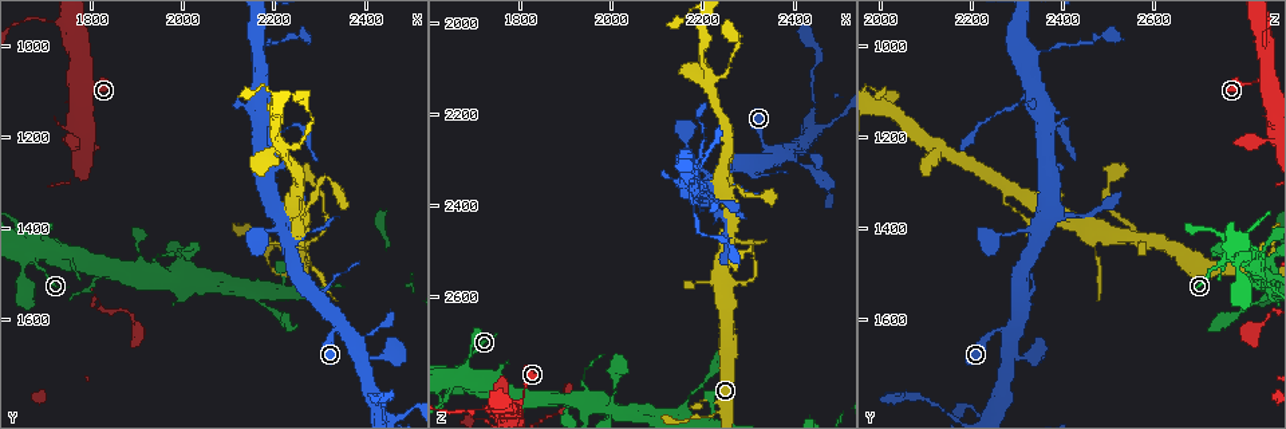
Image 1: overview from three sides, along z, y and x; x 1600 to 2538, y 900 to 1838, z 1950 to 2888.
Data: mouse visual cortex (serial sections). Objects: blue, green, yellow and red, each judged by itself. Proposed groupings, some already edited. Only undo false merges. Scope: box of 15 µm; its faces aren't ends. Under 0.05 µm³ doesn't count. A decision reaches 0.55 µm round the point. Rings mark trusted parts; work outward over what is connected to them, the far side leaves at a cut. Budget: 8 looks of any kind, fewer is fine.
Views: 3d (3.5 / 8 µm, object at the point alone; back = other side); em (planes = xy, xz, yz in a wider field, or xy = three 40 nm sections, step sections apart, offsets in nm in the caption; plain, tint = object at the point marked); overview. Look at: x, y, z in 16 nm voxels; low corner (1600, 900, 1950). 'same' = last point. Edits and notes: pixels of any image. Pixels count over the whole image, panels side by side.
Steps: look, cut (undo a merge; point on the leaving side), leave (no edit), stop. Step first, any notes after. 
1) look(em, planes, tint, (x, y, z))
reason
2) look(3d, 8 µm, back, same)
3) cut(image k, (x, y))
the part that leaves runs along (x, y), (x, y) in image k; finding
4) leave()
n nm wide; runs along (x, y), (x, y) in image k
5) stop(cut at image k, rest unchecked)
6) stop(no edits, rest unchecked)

look(3d, 8 µm, (2250, 1435, 2575))
arms part here

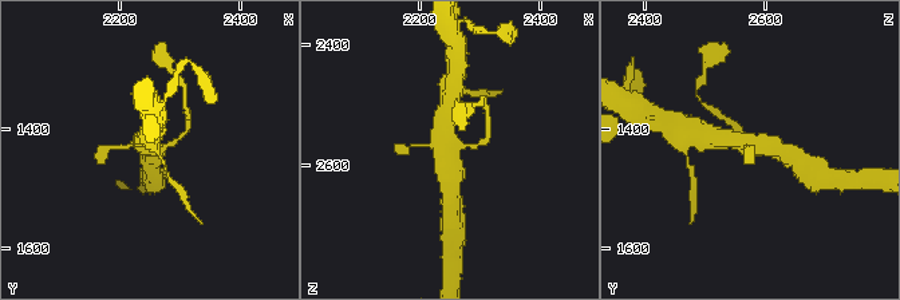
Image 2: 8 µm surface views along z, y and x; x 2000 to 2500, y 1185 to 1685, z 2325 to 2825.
look(em, xy, step 1, tint, same)
now the EM

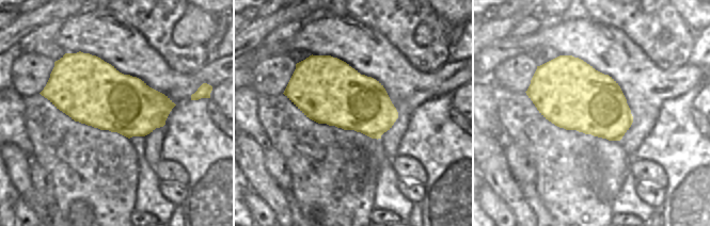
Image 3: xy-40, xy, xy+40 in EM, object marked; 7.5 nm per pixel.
leave()
runs along (788, 156), (777, 147), (715, 137) in image 2; one cell here

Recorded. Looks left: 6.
look(3d, 8 µm, (2000, 1490, 2845))

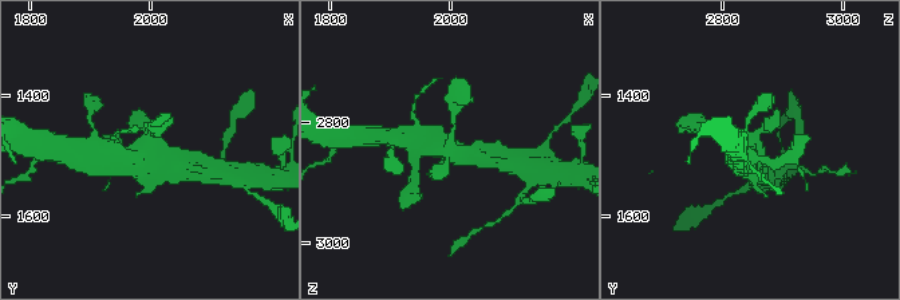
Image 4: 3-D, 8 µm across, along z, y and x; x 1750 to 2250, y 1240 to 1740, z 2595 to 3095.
look(3d, 3.5 µm, (1995, 1495, 2845))

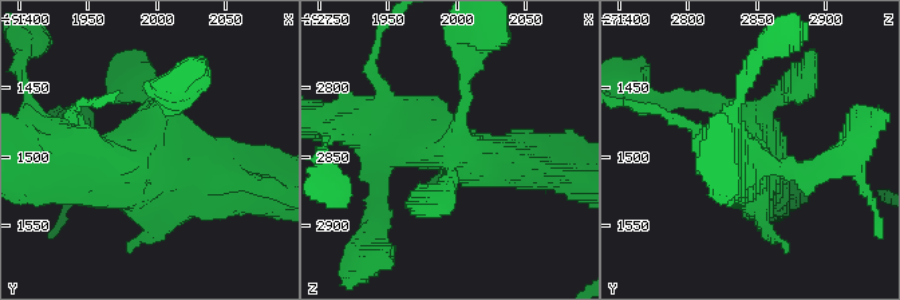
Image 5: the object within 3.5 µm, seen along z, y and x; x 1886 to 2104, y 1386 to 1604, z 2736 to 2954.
look(em, xy, step 1, tint, (1998, 1496, 2846))
need the tissue

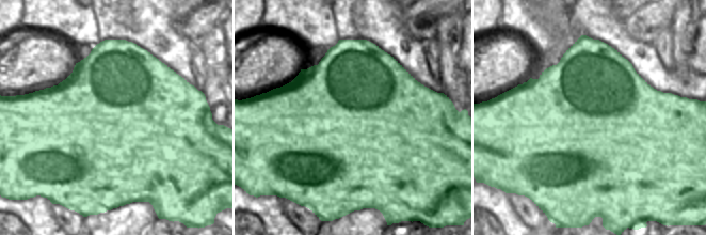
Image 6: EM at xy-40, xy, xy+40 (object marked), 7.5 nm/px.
leave()
runs along (354, 123), (522, 161) in image 5; continuous, no second cell

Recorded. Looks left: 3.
look(3d, 3.5 µm, (2165, 1020, 2335))
calibre changes

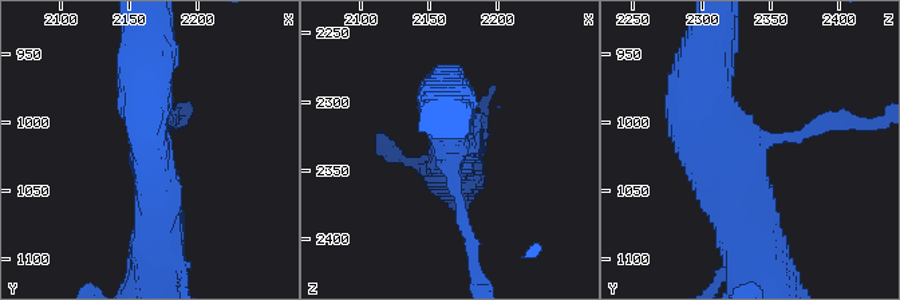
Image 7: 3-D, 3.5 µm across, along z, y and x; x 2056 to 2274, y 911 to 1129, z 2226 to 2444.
look(em, xy, step 5, tint, (2164, 1018, 2334))
3 arms; arms of 150, 600, 600 nm; need the tissue

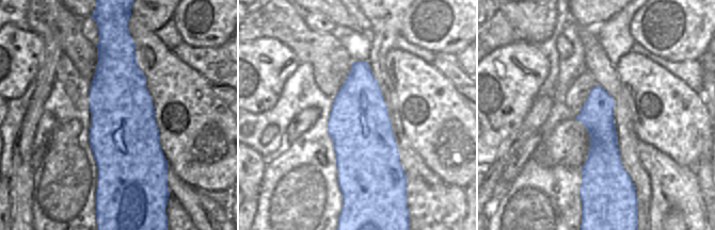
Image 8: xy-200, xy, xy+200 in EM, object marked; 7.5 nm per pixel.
leave()
runs along (598, 88), (597, 179) in image 8; continuous, no second cell

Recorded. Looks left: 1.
stop(no edits, rest unchecked)

